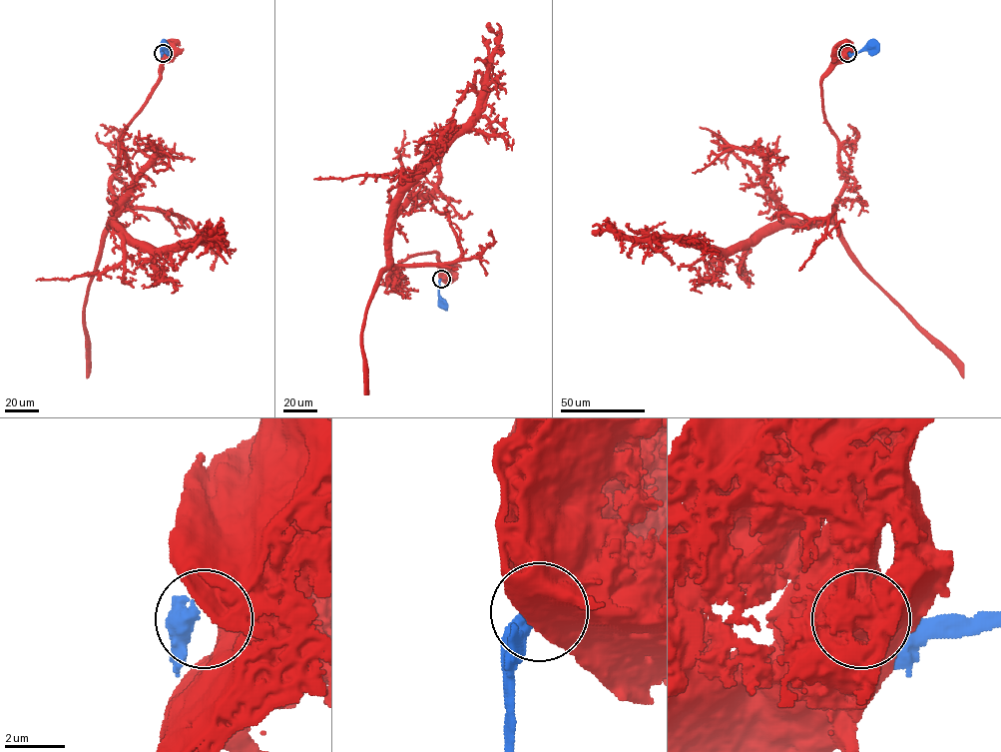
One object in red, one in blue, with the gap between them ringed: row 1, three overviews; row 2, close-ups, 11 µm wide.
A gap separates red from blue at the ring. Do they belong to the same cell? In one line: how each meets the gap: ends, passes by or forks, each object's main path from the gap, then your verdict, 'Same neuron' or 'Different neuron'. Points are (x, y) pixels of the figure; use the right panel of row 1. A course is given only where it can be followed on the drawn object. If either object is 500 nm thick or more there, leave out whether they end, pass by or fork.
Course of red: (847, 53), (821, 83), (845, 179), (829, 216), (774, 225), (727, 250), (619, 236), (607, 223), (592, 233). Course of blue: (848, 53), (857, 53), (871, 44). Different neuron

